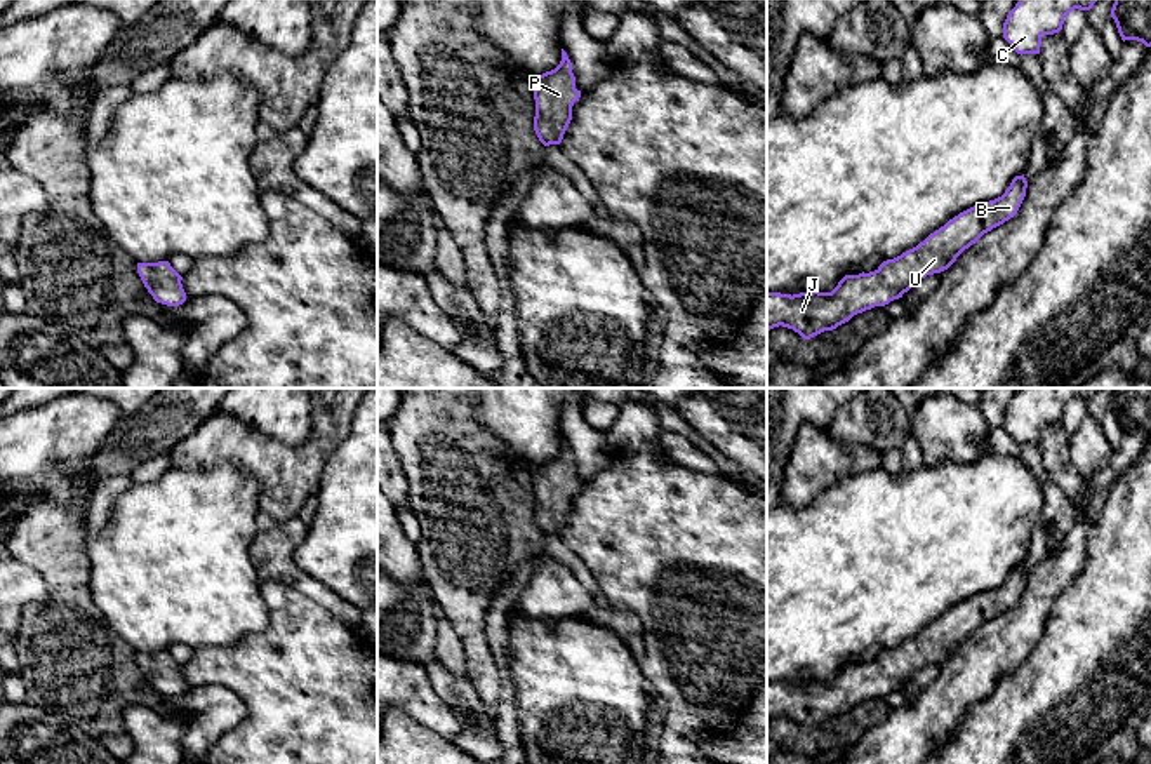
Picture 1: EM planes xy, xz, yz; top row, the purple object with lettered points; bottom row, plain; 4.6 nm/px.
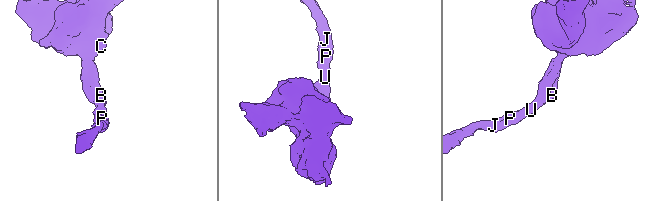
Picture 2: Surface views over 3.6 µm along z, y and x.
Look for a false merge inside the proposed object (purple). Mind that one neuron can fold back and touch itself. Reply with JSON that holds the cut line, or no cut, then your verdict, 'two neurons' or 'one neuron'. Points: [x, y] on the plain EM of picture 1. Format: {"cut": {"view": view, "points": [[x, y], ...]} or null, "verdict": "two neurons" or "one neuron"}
{"cut": null, "verdict": "one neuron"}

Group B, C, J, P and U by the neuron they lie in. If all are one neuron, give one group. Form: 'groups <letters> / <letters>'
groups B C J P U

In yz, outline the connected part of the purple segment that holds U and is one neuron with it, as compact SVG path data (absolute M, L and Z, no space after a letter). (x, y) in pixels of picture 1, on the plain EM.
M1024 564L1015 566L1001 586L960 602L916 637L883 651L875 661L845 665L831 682L767 682L767 719L782 715L810 729L857 703L902 687L916 672L948 660L984 623L1014 607L1026 578Z

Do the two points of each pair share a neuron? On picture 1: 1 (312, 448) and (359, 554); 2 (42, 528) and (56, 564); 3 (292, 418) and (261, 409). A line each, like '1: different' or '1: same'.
1: different
2: same
3: same

